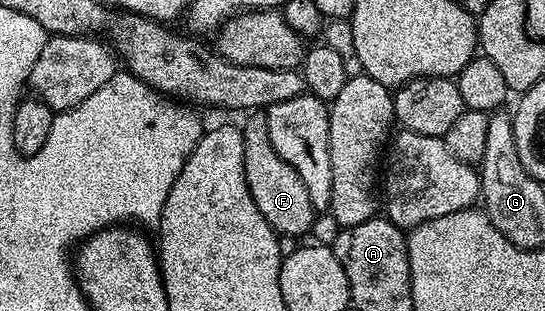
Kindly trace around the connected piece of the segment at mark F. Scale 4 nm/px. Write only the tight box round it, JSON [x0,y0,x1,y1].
[241,116,316,236]

